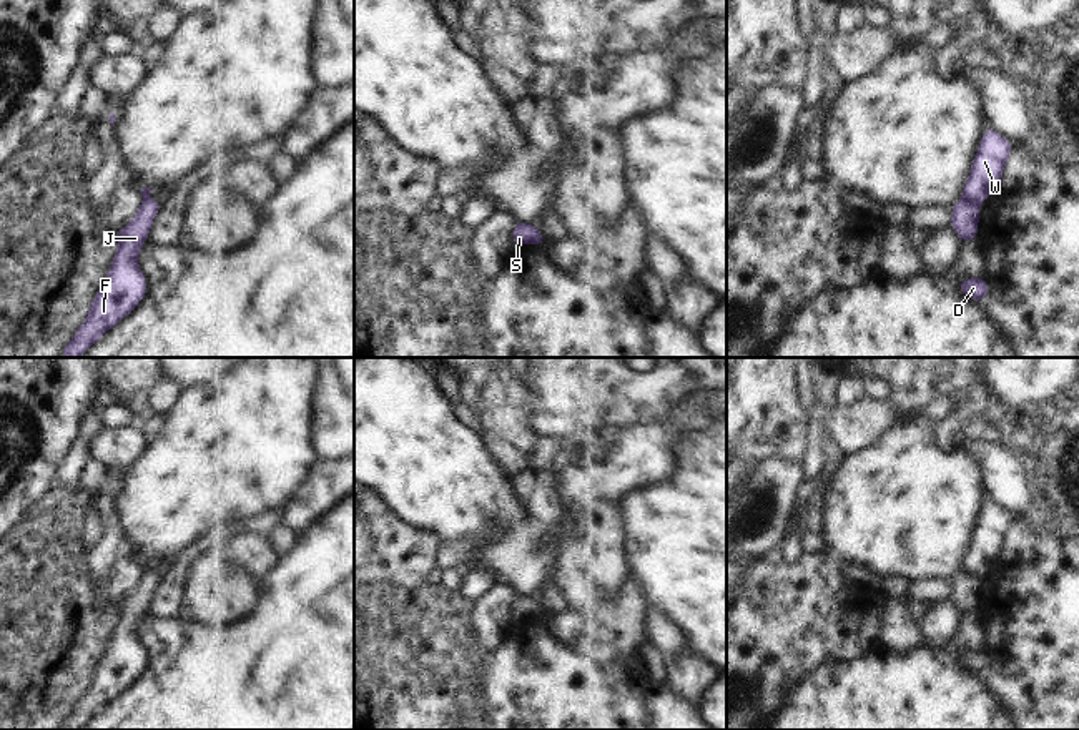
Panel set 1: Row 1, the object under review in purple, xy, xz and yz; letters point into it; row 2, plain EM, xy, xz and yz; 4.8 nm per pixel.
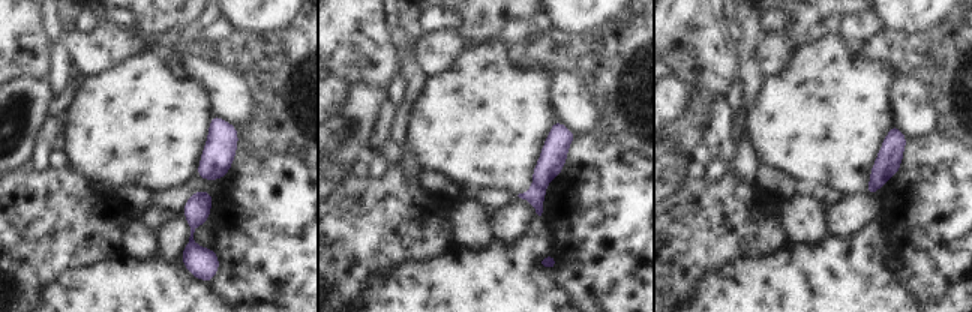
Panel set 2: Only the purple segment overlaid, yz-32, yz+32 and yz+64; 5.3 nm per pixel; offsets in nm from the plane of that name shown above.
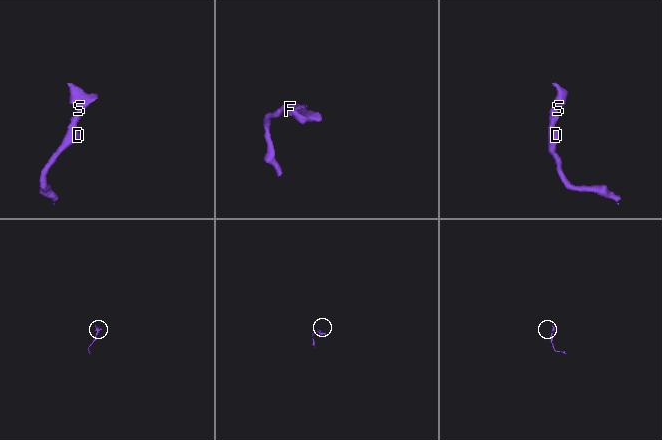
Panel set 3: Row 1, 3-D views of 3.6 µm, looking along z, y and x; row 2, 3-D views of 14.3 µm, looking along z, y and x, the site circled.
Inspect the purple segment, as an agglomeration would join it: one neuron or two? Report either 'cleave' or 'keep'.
cleave

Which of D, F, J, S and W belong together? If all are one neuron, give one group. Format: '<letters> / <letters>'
D F J / S W

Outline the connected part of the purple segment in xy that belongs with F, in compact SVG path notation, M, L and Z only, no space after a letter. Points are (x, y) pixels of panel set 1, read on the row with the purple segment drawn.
M150 188L145 190L146 195L133 219L116 231L118 246L110 271L91 299L90 311L76 334L60 349L63 358L80 358L106 331L126 318L148 291L148 281L138 266L138 251L146 244L161 203L151 198Z

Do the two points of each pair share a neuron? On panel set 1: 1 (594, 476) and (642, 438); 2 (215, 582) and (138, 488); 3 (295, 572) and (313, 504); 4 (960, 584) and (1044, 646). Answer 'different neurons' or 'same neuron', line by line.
1: same neuron
2: different neurons
3: different neurons
4: different neurons

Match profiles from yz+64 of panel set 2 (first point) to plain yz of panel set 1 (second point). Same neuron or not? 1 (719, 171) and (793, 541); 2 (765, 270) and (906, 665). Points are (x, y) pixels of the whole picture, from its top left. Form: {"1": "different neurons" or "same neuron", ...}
{"1": "same neuron", "2": "same neuron"}

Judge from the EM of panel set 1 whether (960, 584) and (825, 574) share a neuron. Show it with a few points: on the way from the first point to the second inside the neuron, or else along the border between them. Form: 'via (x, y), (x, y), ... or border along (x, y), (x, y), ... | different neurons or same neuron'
border along (832, 556), (852, 572), (873, 581) | different neurons

